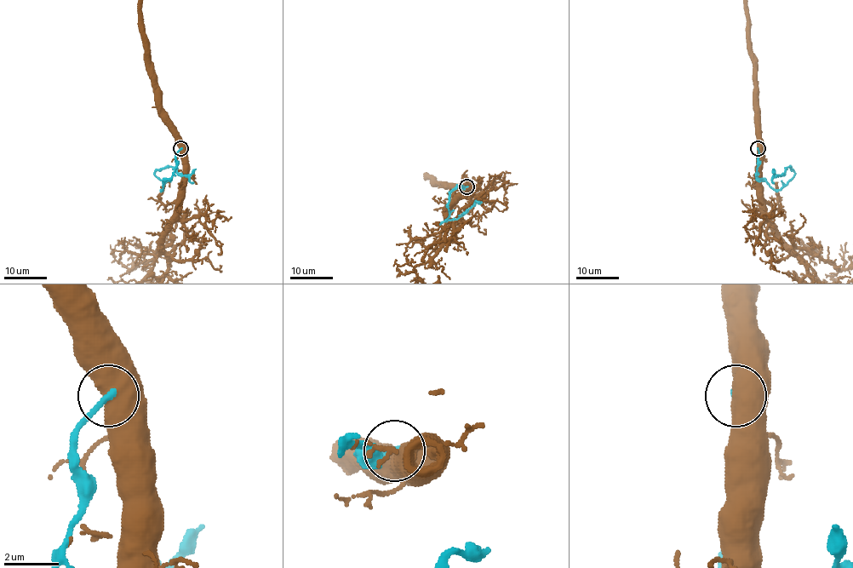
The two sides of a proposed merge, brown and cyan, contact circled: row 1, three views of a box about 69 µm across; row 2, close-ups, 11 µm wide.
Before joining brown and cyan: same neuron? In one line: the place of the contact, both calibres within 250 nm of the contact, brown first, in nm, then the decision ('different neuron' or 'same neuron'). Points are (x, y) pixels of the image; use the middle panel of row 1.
at (466, 186); 800 nm thick on the brown side, 200 nm on the other; different neuron

